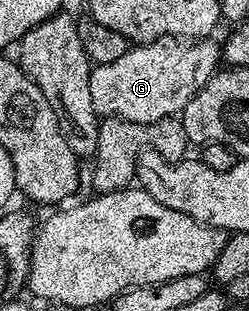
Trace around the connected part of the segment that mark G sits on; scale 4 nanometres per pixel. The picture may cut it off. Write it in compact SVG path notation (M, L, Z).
M177 37L154 39L151 43L131 46L130 51L117 61L97 64L90 72L92 105L98 110L99 116L125 119L128 123L155 123L177 116L219 70L220 47L217 42L210 42L214 41L206 37L197 41L183 41Z

